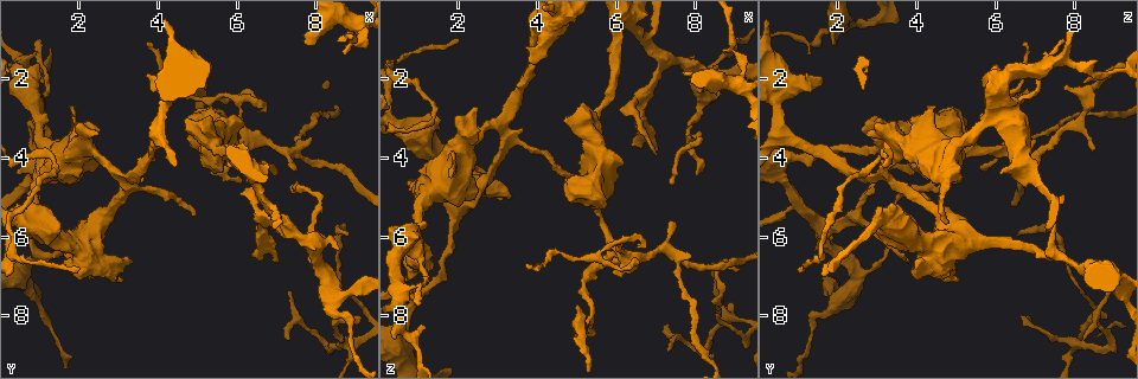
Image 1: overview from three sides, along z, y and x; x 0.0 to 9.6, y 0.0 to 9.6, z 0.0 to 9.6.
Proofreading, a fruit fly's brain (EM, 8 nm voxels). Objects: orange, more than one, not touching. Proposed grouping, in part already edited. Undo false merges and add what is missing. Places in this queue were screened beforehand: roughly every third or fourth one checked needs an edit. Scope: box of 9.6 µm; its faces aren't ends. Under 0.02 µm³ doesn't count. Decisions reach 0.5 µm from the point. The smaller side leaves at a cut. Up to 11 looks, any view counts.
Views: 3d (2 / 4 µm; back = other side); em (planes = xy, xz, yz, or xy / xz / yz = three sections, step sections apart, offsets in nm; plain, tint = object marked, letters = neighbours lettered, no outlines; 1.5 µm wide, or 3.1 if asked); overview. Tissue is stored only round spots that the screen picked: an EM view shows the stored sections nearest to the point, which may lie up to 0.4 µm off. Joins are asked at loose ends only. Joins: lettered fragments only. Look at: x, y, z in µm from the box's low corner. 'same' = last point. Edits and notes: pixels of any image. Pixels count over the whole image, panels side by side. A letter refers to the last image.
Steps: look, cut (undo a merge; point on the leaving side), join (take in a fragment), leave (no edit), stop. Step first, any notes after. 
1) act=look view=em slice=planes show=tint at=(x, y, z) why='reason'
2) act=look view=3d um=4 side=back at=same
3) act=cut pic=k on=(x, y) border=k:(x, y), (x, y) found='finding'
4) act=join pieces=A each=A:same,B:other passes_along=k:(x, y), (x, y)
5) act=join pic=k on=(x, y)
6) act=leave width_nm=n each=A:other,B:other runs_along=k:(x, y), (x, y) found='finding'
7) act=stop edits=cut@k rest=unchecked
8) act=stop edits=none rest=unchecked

act=look view=3d um=2 at=(8.85, 5.90, 6.55) why='thin end'

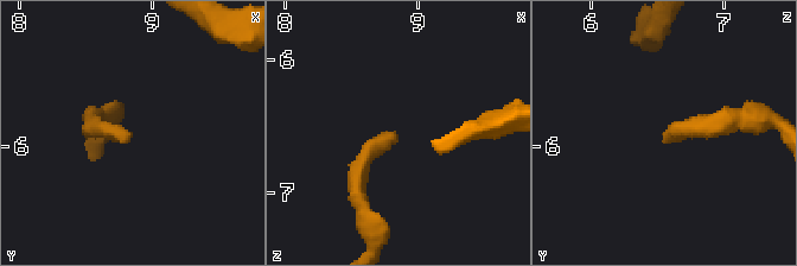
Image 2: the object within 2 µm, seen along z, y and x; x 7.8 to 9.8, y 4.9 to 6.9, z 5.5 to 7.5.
act=look view=em slice=planes show=letters at=(8.86, 5.92, 6.58)

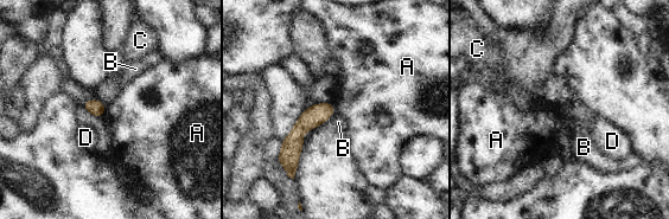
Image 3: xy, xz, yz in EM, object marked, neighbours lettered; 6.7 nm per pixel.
act=leave width_nm=110 longest_contact=C:90nm each=A:other,B:other,C:other,D:other found='none of them fits'

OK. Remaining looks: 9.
act=look view=em slice=planes show=letters at=(7.35, 4.70, 4.65) why='thin end'

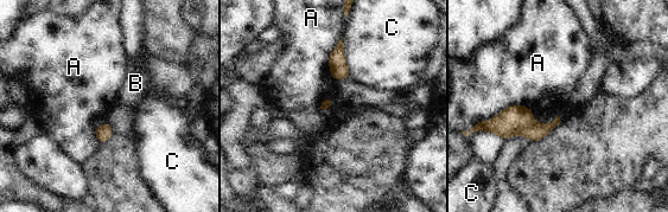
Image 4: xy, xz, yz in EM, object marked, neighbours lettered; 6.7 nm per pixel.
act=leave each=A:other,B:other,C:other border=4:(534, 113), (510, 104), (481, 121) found='none of them fits'

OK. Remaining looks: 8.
act=look view=em slice=planes show=letters at=(4.75, 3.70, 5.05) why='stops while still wide'

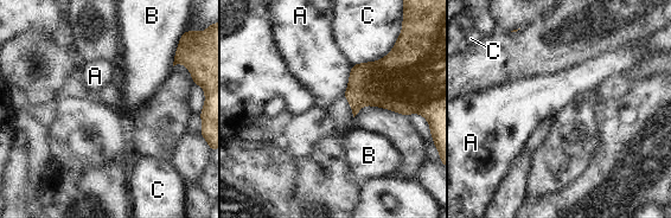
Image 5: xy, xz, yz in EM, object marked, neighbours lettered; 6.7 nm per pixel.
act=leave longest_contact=C:300nm each=A:other,B:other,C:other border=5:(352, 64), (349, 85), (343, 94) found='none of them fits'

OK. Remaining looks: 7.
act=look view=3d um=4 side=back at=(0.95, 6.45, 7.45)

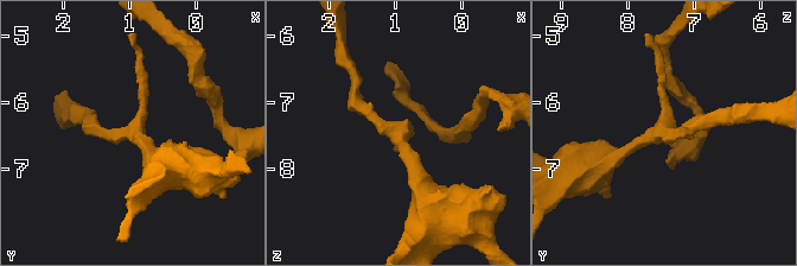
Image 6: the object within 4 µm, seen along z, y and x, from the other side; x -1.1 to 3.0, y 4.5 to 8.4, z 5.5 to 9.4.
act=look view=em slice=xy step=4 show=tint at=(0.95, 6.45, 7.45) why='now the EM'

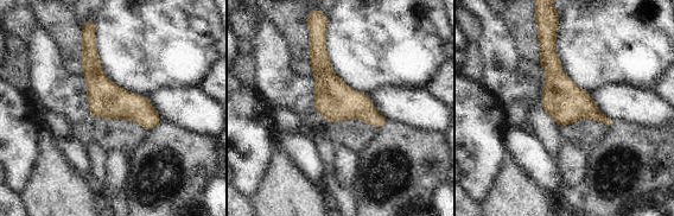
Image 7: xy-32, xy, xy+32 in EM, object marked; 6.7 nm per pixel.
act=look view=em slice=planes show=letters at=same why='cut it another way'

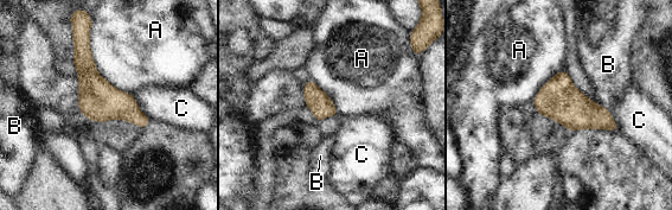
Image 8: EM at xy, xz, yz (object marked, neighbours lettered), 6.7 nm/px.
act=leave each=A:other,B:other,C:other border=8:(130, 94), (138, 108), (151, 119) found='one neuron here'

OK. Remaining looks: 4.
act=stop edits=none rest=unchecked

